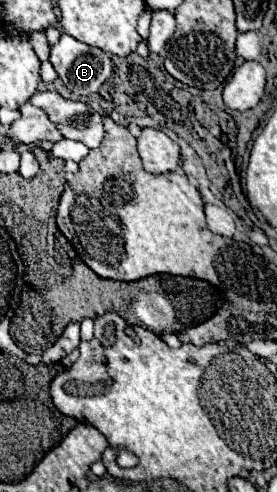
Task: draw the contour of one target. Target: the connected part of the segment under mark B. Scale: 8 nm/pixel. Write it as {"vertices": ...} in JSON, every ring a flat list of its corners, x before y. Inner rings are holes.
{"vertices":[[61,34,59,42,51,46,51,64,63,84,77,96,95,94,113,74,109,54,89,44]]}

